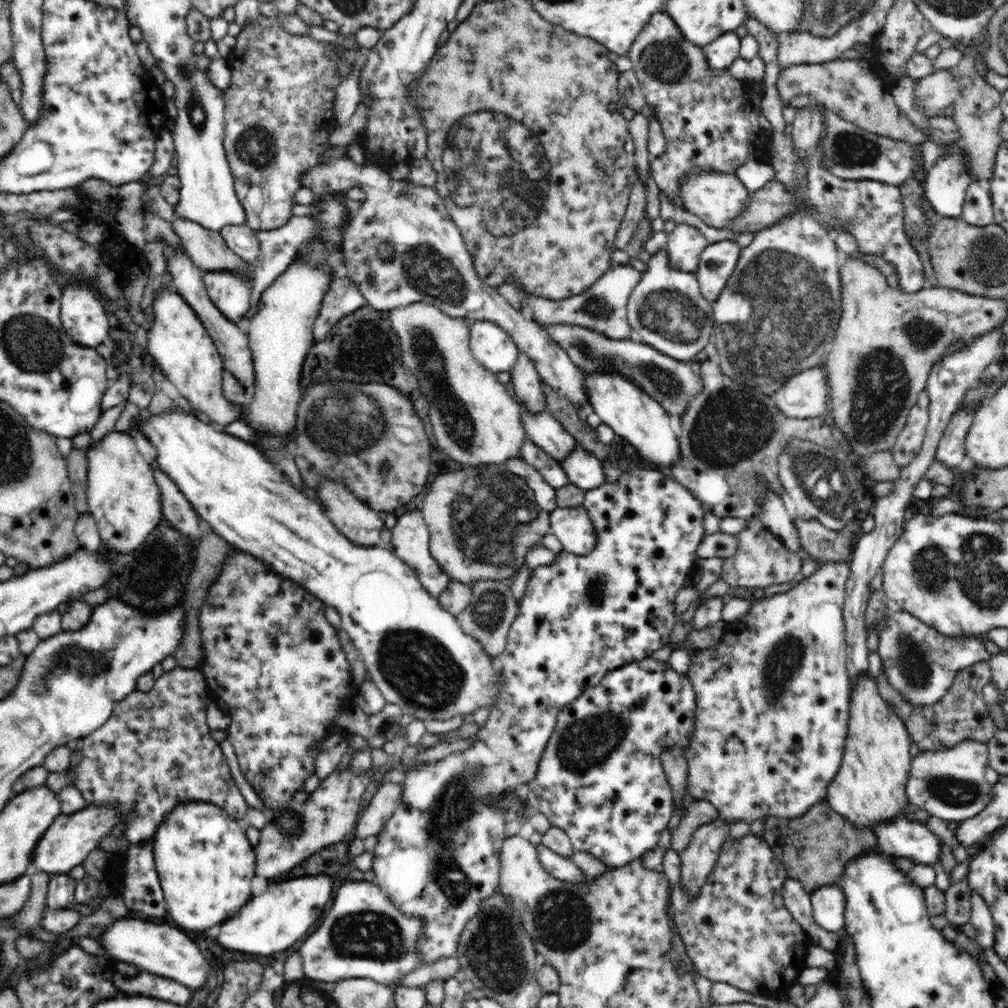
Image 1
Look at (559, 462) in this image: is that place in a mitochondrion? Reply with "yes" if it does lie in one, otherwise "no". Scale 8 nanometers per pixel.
no

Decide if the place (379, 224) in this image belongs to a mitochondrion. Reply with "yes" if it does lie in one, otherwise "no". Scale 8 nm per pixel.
no

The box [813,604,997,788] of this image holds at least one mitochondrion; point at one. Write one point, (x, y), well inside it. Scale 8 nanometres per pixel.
(915, 666)

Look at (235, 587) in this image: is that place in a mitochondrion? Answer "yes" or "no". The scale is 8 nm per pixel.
yes

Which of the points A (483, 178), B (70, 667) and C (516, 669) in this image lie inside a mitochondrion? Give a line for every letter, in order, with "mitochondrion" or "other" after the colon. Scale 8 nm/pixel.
A: mitochondrion
B: mitochondrion
C: other

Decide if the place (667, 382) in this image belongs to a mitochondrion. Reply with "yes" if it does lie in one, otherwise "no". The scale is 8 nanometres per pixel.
yes

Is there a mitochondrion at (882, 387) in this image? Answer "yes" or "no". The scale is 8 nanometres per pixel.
yes

